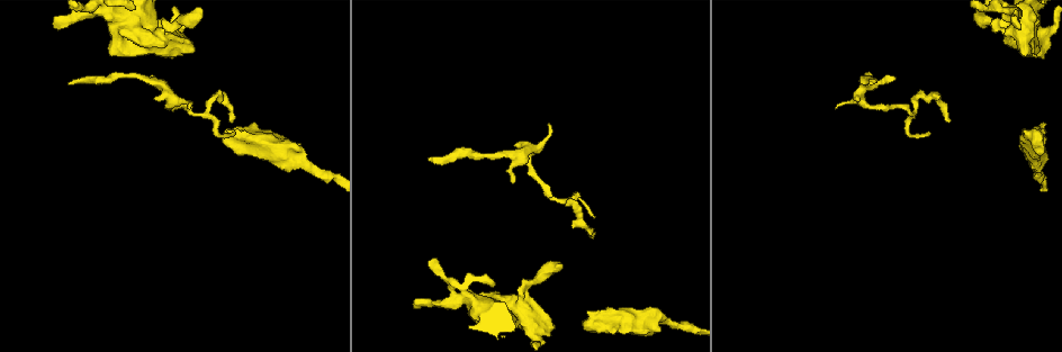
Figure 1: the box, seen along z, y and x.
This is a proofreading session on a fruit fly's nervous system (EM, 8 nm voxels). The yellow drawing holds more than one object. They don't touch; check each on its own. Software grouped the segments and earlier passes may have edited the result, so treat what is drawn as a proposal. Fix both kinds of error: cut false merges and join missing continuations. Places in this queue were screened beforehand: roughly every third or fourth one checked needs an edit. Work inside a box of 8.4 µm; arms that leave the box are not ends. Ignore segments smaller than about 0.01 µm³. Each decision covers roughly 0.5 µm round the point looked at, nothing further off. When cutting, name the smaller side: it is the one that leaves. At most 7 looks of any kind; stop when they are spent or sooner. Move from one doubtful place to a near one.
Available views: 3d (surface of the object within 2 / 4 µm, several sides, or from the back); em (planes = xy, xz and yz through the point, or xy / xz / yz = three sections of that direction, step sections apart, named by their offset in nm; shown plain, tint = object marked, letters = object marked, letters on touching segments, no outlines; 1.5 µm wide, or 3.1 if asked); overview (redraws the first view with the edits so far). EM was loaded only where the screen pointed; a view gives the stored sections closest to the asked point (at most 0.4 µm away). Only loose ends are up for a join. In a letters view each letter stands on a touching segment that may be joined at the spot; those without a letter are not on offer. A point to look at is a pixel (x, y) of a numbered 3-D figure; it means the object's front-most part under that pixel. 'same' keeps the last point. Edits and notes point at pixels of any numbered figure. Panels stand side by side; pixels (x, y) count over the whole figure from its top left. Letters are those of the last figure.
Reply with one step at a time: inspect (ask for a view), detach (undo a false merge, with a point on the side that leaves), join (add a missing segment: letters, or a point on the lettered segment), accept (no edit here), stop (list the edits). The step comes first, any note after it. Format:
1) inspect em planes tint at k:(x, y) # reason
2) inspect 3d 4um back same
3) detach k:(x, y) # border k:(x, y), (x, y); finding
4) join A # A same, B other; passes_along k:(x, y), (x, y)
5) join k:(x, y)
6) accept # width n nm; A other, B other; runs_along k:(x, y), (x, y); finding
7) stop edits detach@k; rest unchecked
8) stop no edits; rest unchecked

inspect em xy step 8 tint at 1:(662, 319) # narrows sharply

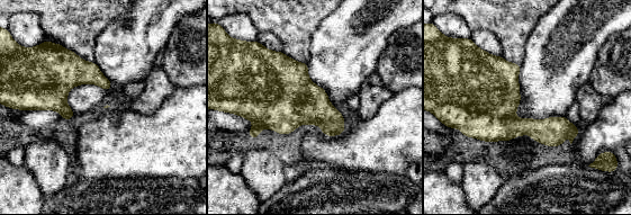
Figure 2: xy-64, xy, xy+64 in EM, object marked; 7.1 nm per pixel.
inspect em planes letters same # cut it another way

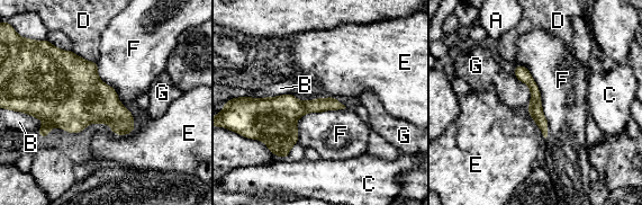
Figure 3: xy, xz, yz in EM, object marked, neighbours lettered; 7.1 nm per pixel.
accept # width 100 nm; A other, B other, C other, D other, E other, F other, G other; border 3:(516, 64), (537, 87), (546, 137); continuous, no second neuron

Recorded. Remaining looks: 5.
inspect em xz step 4 letters at 1:(575, 209) # sharp bend

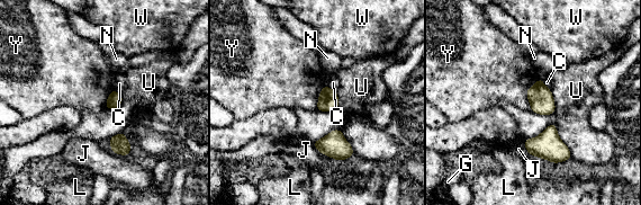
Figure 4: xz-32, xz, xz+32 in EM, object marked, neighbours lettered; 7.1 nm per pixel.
inspect em planes letters same

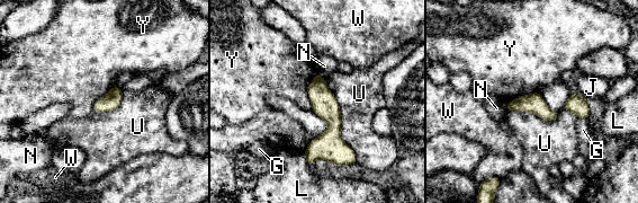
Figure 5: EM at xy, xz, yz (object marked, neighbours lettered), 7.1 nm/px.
accept # width 130 nm; G other, J other, L other, N other, U other, W other, Y other; one neuron here

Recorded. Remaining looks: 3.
inspect em planes letters at 1:(53, 22) # branch stops here

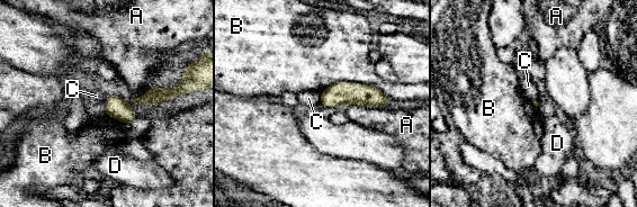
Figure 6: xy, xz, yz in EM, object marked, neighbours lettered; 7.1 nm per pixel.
accept # A other, B other, C other, D other; border 6:(539, 98), (529, 100); no lettered segment goes on from it

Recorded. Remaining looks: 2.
stop no edits; rest unchecked

